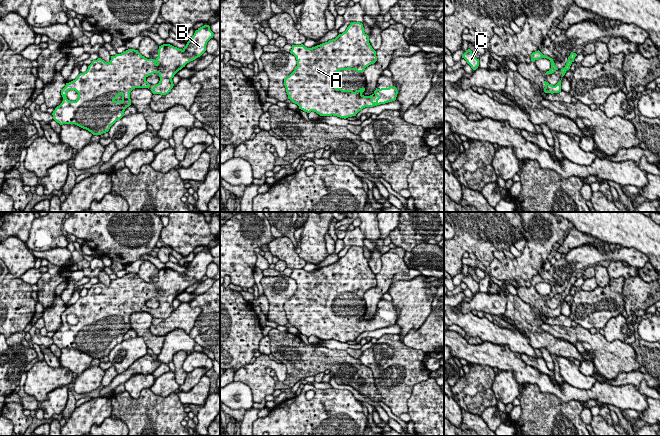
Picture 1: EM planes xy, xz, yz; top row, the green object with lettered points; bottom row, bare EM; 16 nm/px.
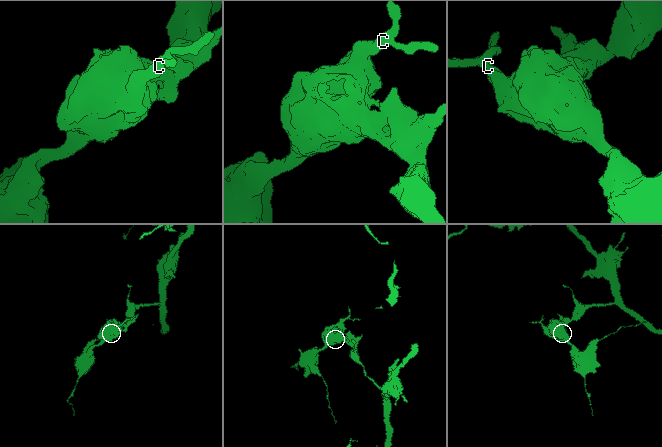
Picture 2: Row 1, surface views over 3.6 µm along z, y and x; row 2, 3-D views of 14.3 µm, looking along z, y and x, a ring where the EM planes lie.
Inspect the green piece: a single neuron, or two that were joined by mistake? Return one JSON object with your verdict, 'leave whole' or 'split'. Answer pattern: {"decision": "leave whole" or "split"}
{"decision": "leave whole"}

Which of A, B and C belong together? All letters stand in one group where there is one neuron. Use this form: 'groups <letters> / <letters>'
groups A B C

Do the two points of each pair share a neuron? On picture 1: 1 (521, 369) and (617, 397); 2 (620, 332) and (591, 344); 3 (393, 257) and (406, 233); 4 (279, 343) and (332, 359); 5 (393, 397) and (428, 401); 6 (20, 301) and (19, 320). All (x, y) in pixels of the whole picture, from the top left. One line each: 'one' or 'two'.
1: one
2: two
3: two
4: one
5: two
6: one

